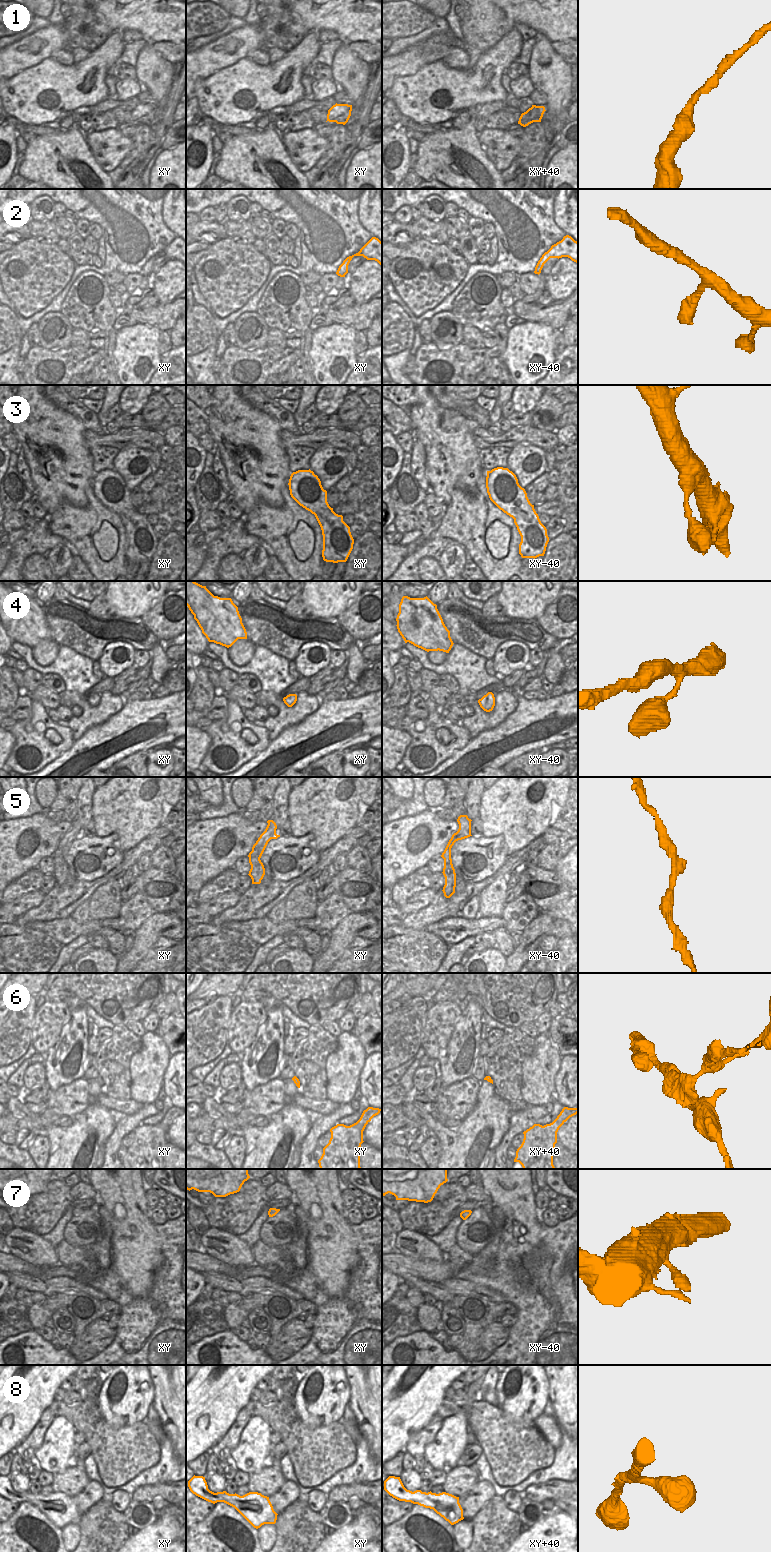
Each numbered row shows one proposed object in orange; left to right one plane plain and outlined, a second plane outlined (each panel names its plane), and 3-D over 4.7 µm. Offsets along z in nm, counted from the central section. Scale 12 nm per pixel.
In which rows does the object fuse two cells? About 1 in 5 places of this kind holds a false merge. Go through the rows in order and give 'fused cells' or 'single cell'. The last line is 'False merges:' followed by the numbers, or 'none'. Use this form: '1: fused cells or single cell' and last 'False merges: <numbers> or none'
1: single cell
2: single cell
3: single cell
4: single cell
5: single cell
6: fused cells
7: single cell
8: single cell
False merges: 6

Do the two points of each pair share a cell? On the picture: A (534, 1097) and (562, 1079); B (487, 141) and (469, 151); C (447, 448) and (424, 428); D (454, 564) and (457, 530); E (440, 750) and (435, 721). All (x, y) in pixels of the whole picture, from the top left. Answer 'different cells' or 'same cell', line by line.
A: different cells
B: different cells
C: same cell
D: different cells
E: same cell

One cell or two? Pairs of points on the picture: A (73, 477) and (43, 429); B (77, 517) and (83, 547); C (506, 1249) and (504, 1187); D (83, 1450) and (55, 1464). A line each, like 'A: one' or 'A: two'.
A: one
B: one
C: two
D: two

